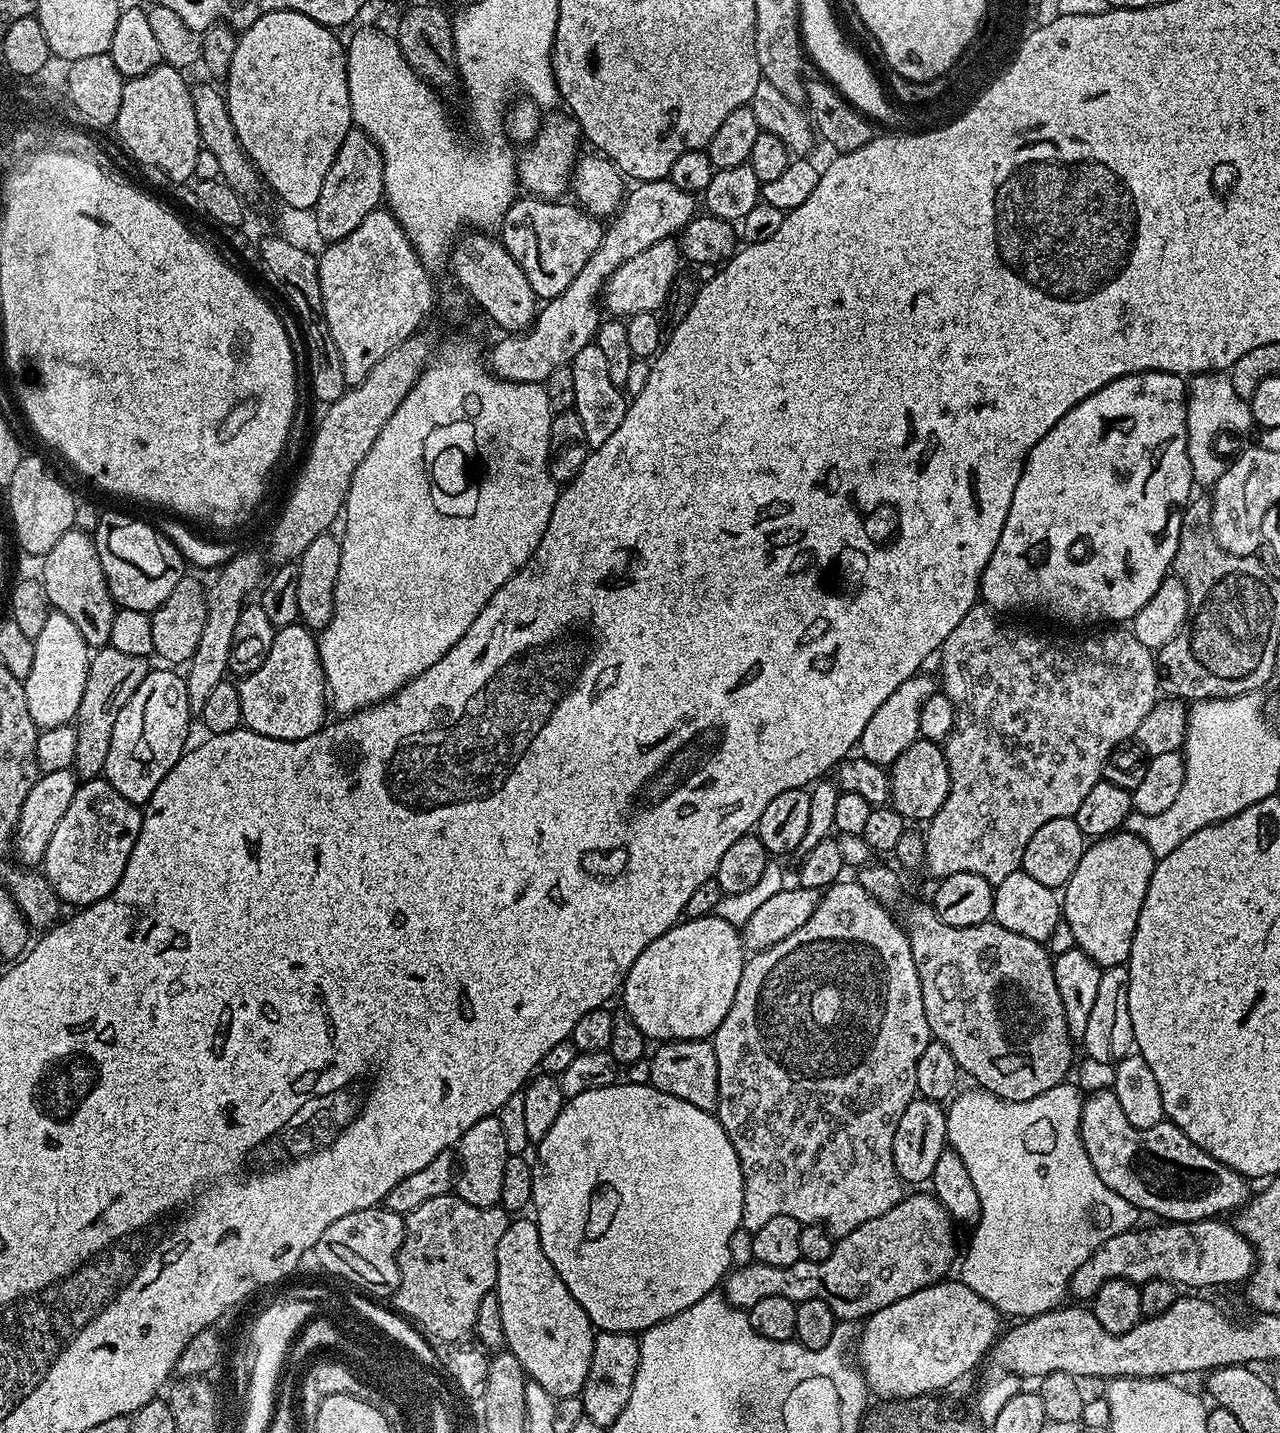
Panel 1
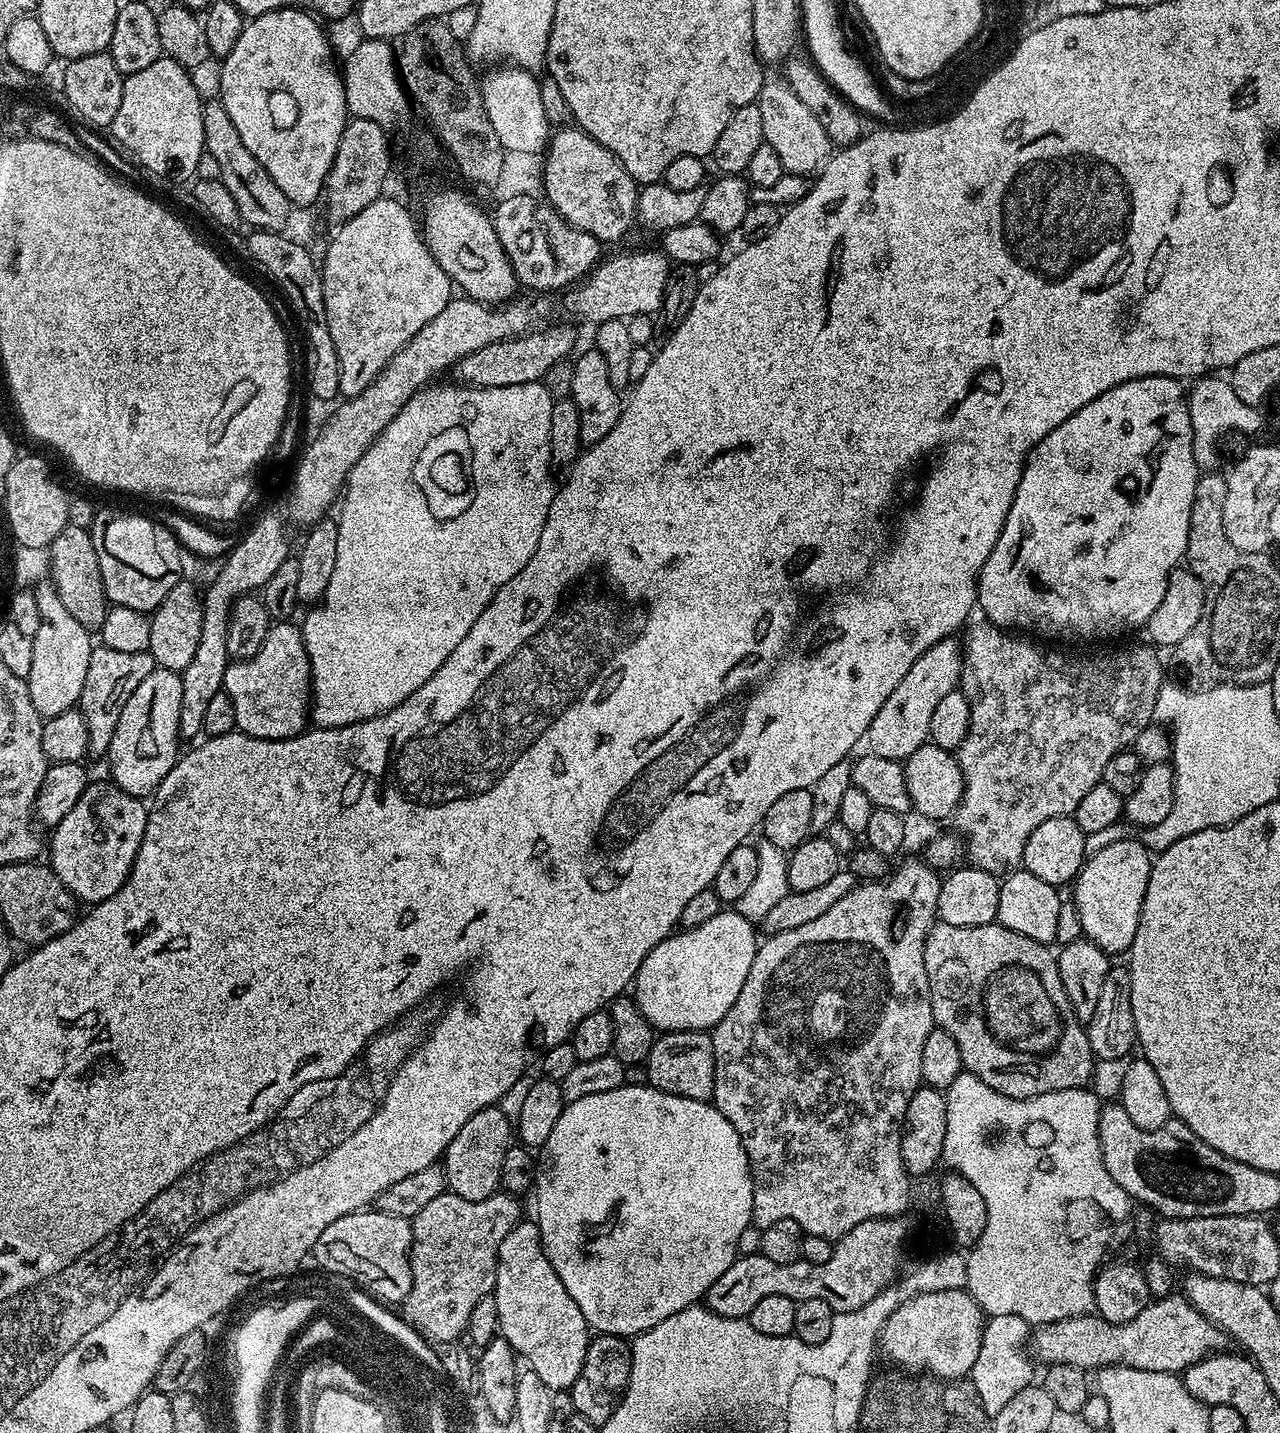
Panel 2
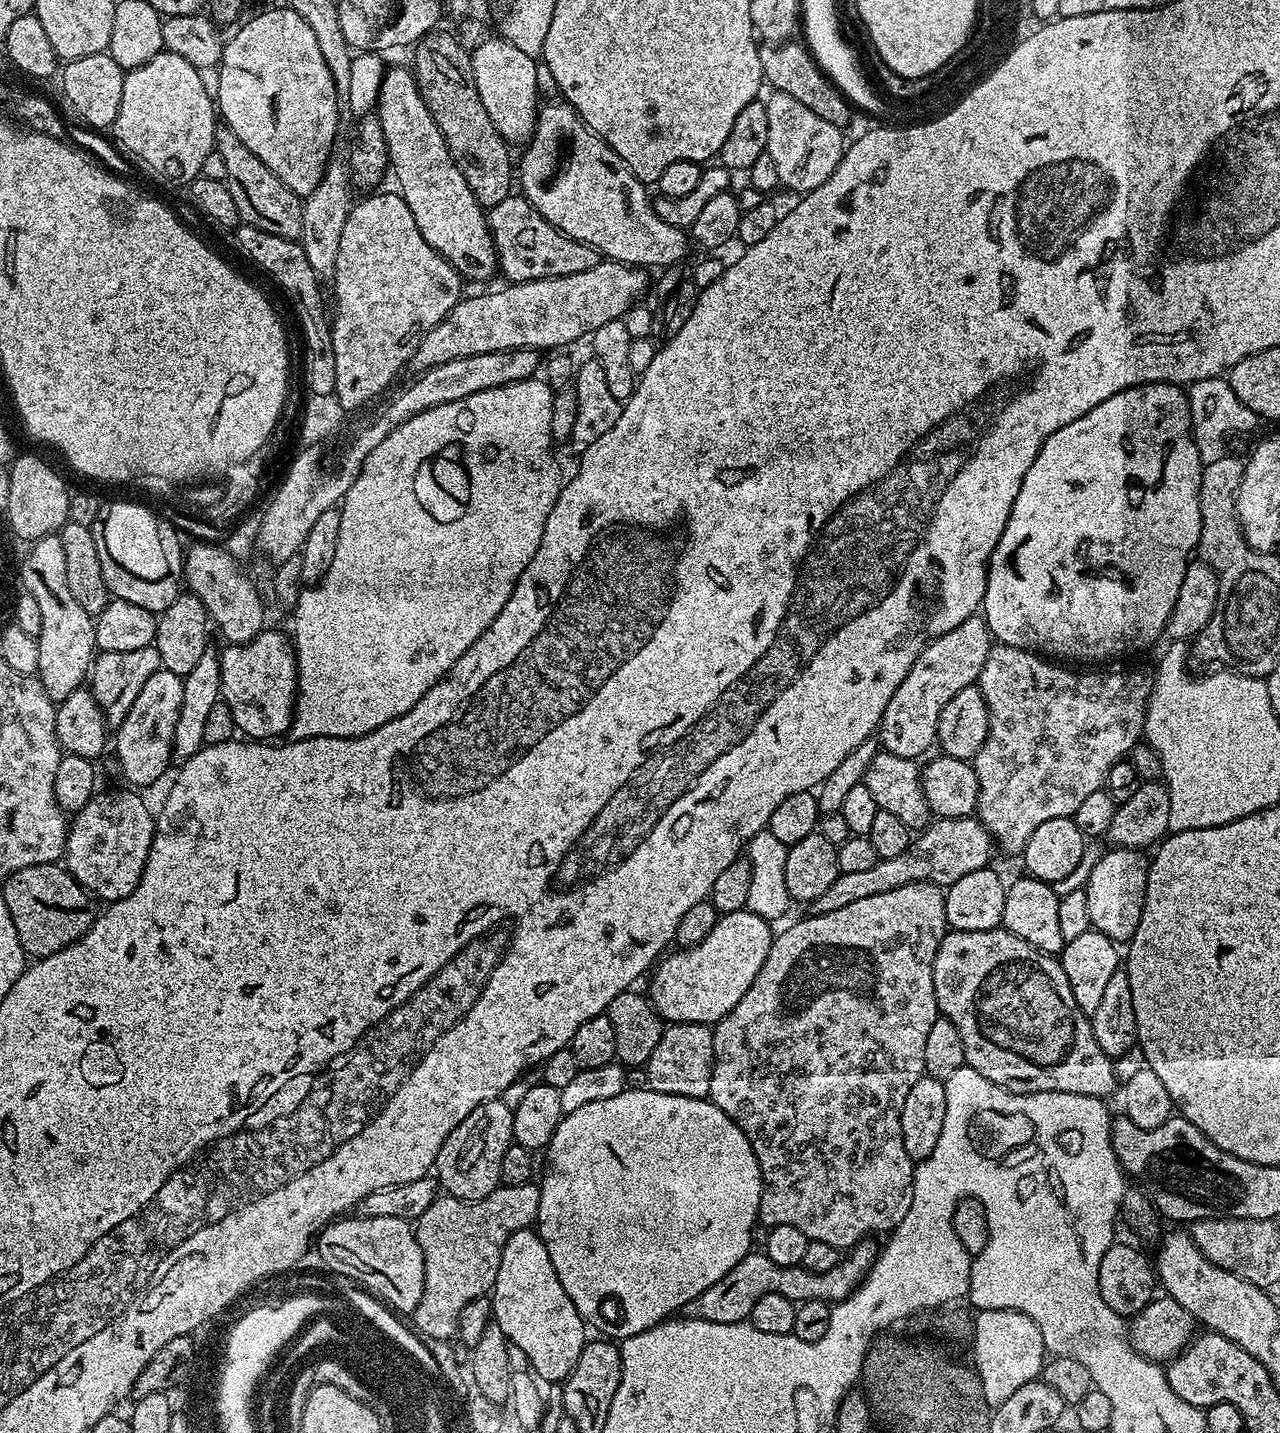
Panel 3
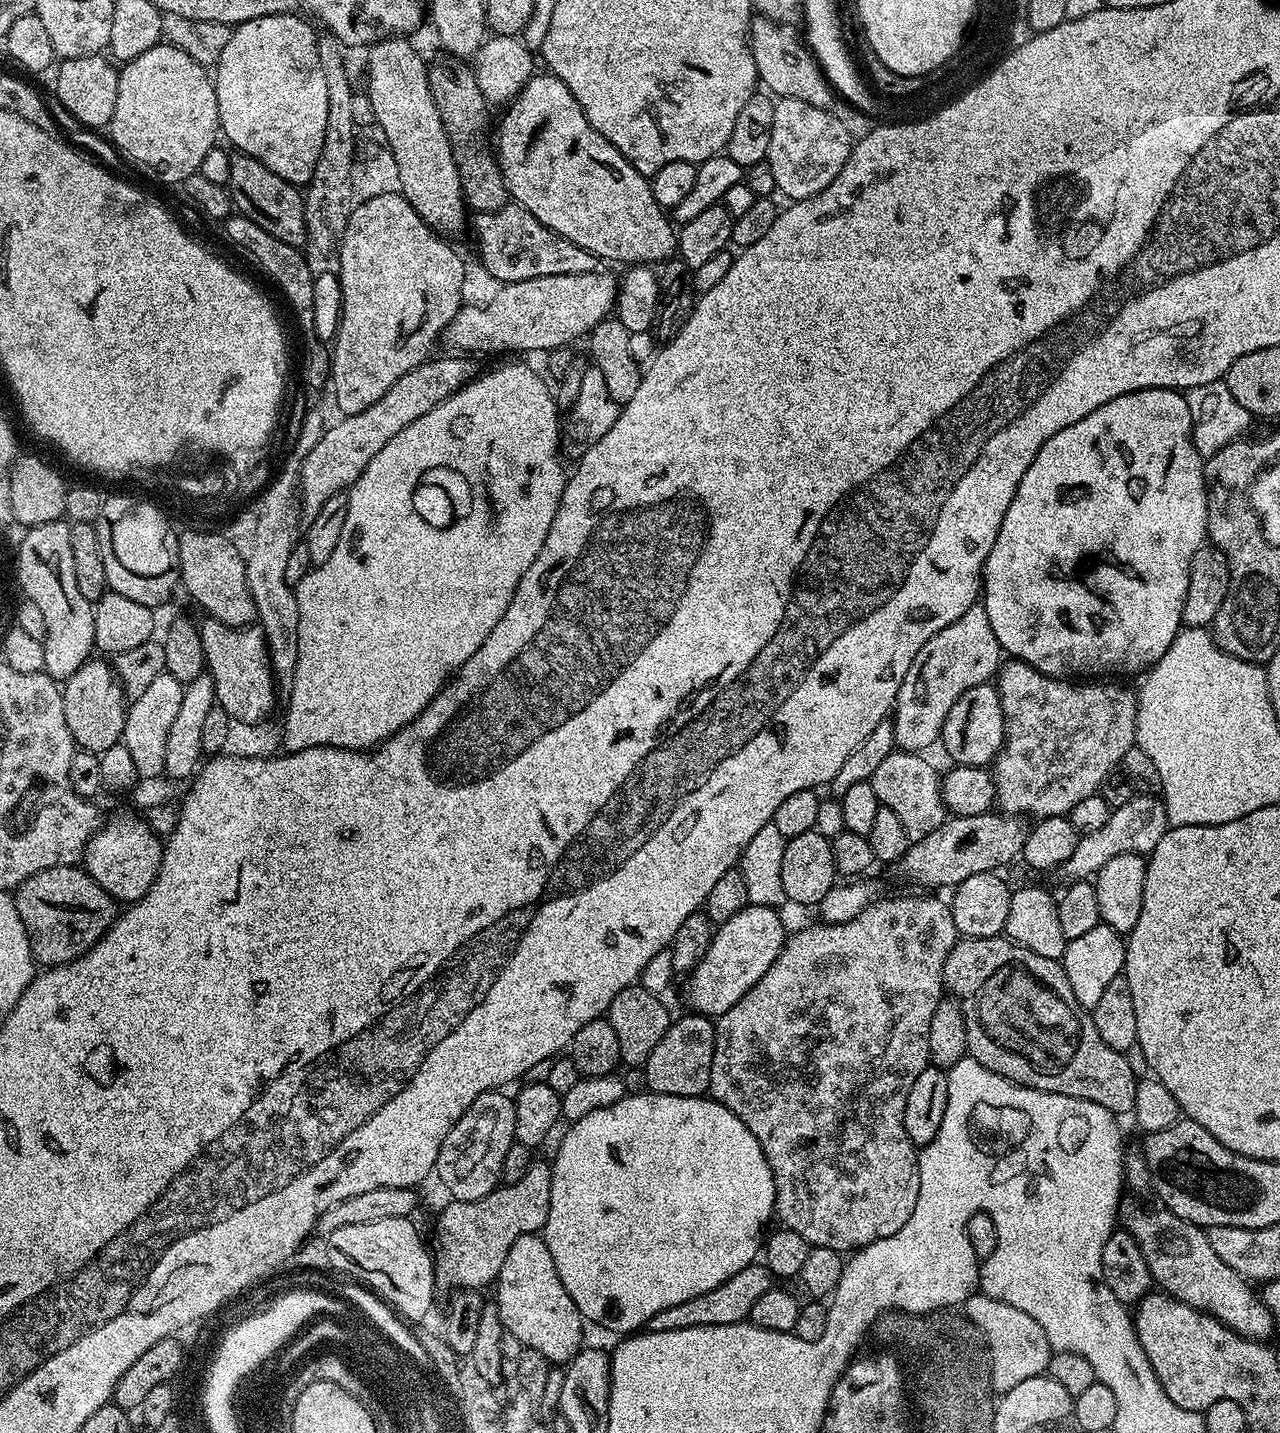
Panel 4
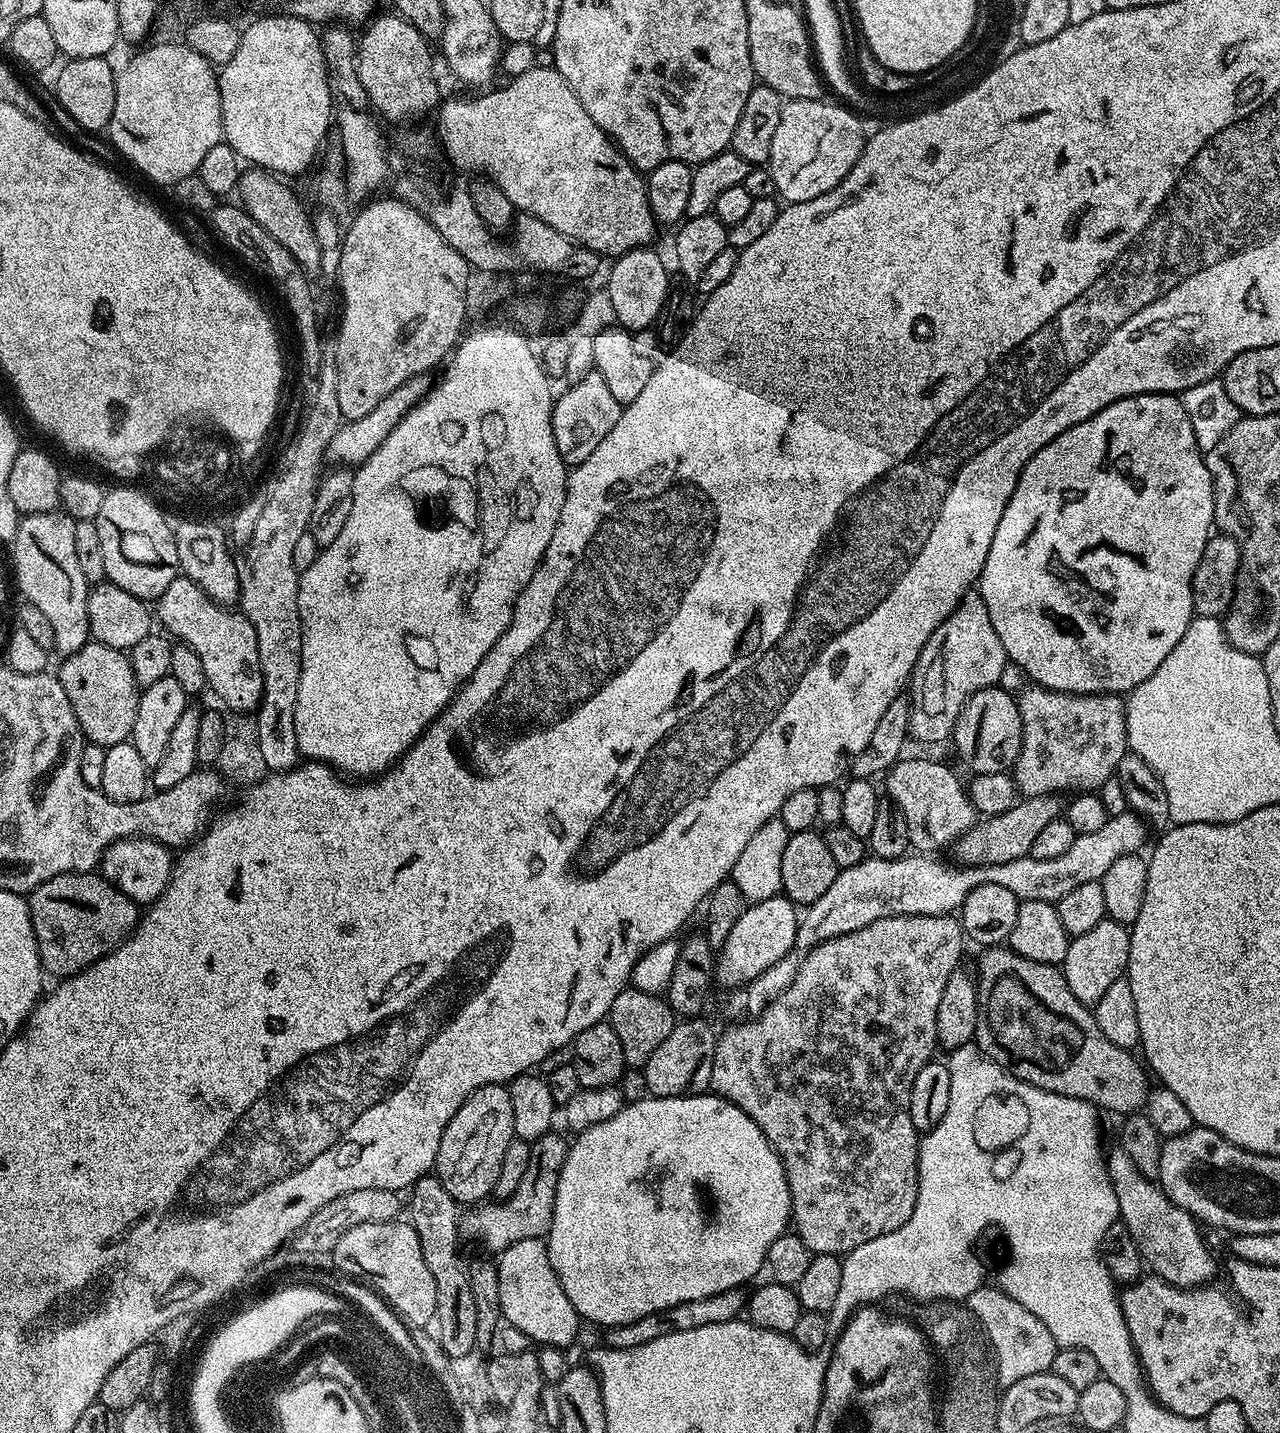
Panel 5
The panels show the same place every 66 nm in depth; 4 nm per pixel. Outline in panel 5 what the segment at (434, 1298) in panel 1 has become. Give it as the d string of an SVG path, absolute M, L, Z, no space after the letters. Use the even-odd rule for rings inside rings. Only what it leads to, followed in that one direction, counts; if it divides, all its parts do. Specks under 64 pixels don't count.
M557 1134L543 1136L541 1140L531 1141L532 1153L530 1166L526 1166L526 1174L522 1174L522 1182L518 1182L518 1190L514 1194L503 1197L500 1204L484 1202L473 1207L472 1212L463 1217L462 1232L481 1240L493 1254L505 1252L514 1242L522 1242L526 1238L539 1240L547 1237L554 1218L554 1198L558 1194L558 1174L562 1174L562 1162L566 1162L569 1141Z

